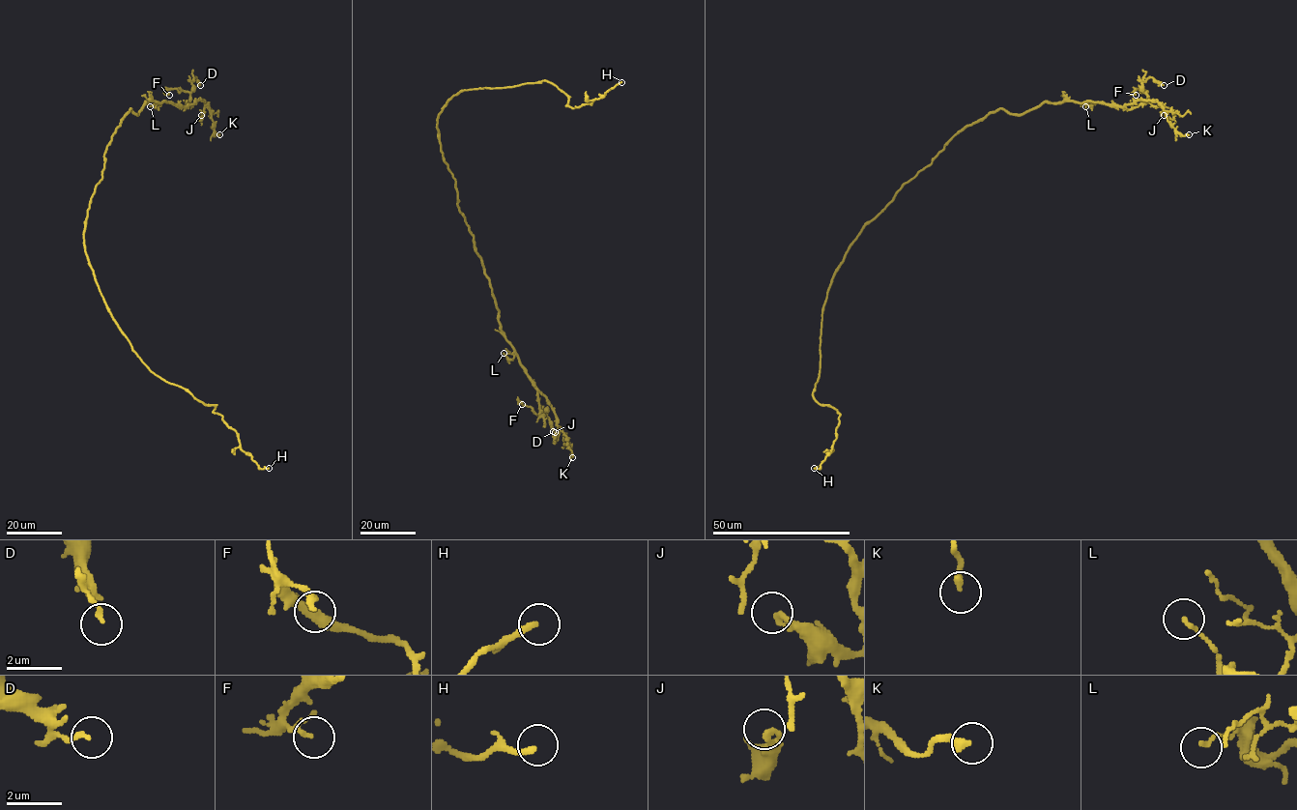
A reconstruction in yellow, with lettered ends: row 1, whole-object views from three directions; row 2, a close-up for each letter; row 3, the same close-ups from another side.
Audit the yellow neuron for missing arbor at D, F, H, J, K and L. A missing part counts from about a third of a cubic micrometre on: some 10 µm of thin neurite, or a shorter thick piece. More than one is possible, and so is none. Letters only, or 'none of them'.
H

